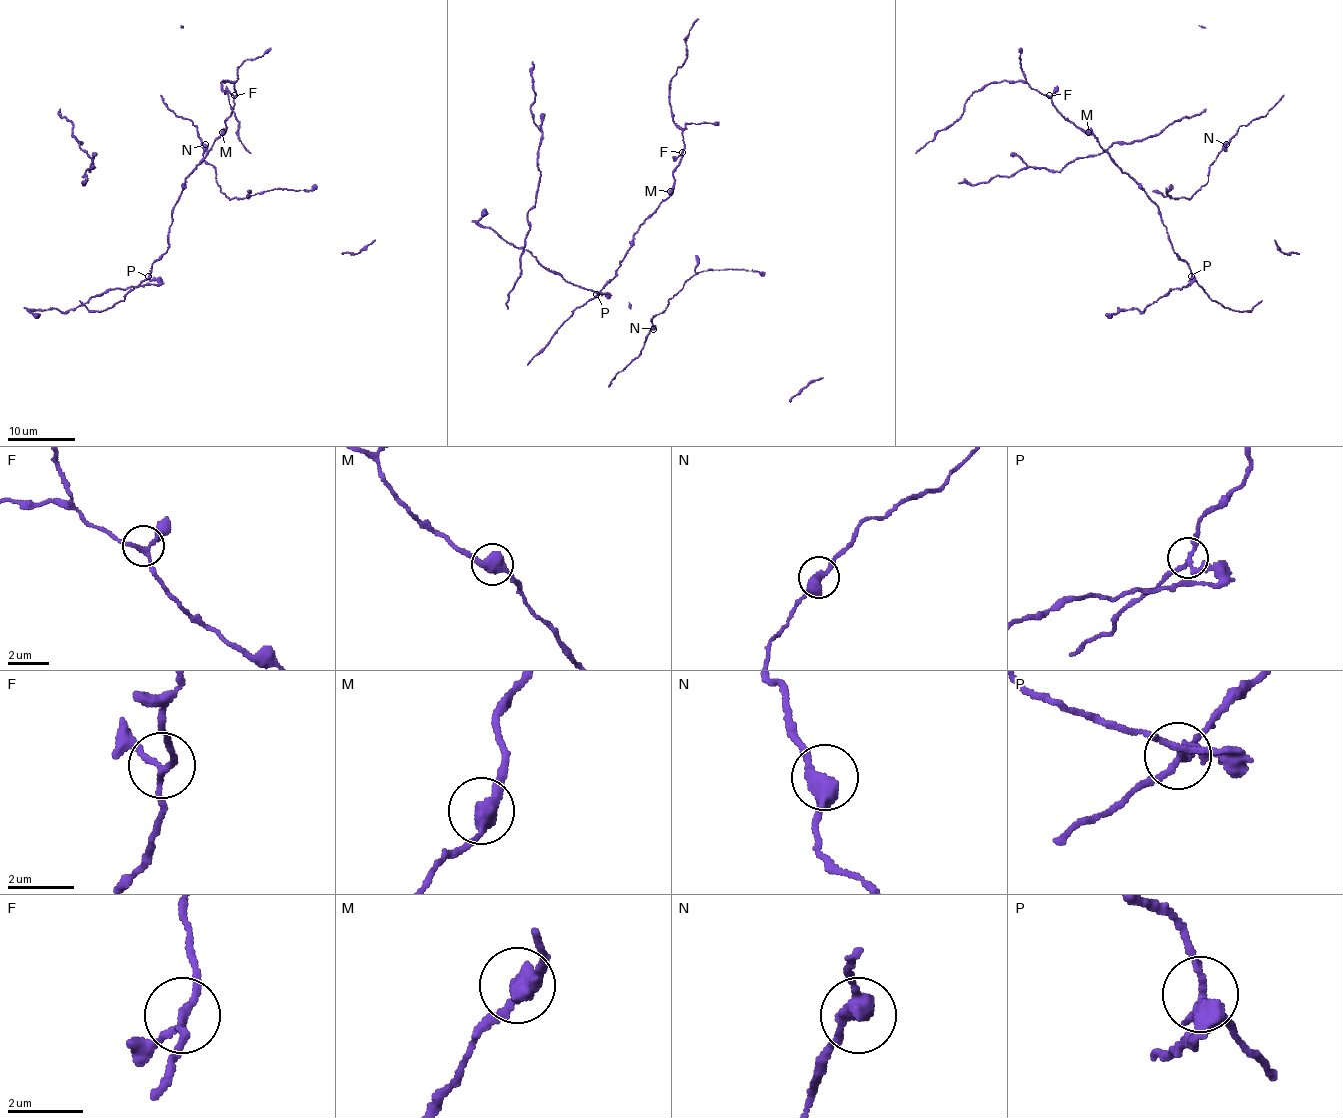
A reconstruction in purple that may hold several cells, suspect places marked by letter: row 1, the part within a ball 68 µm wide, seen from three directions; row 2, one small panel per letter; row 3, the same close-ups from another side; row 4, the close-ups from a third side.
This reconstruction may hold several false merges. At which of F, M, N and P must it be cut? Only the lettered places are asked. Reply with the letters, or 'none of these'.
P

